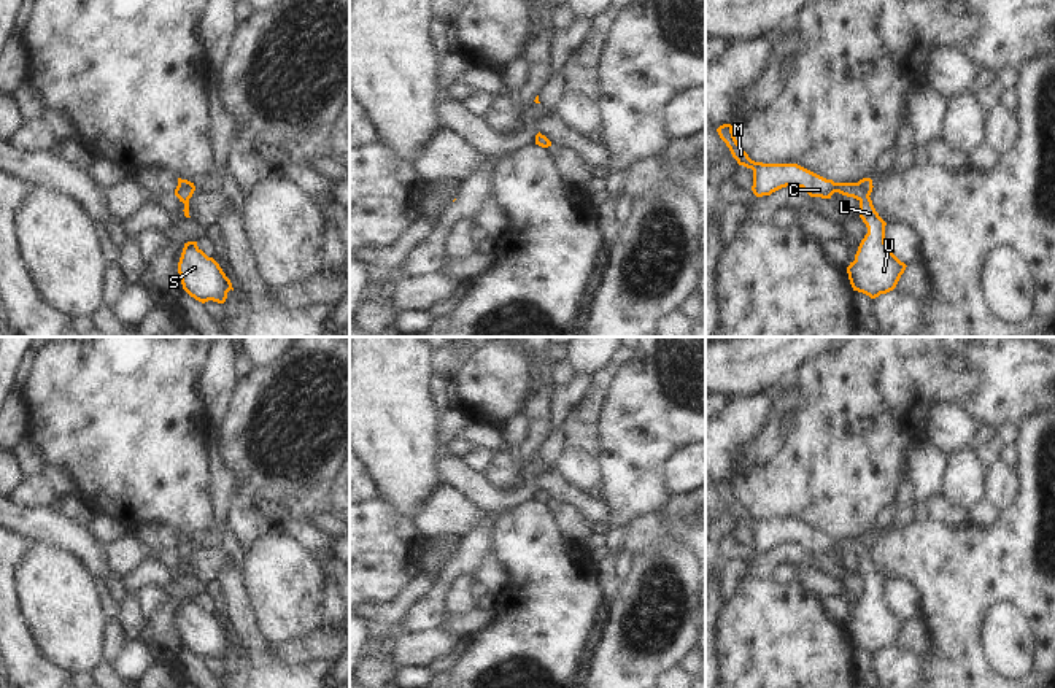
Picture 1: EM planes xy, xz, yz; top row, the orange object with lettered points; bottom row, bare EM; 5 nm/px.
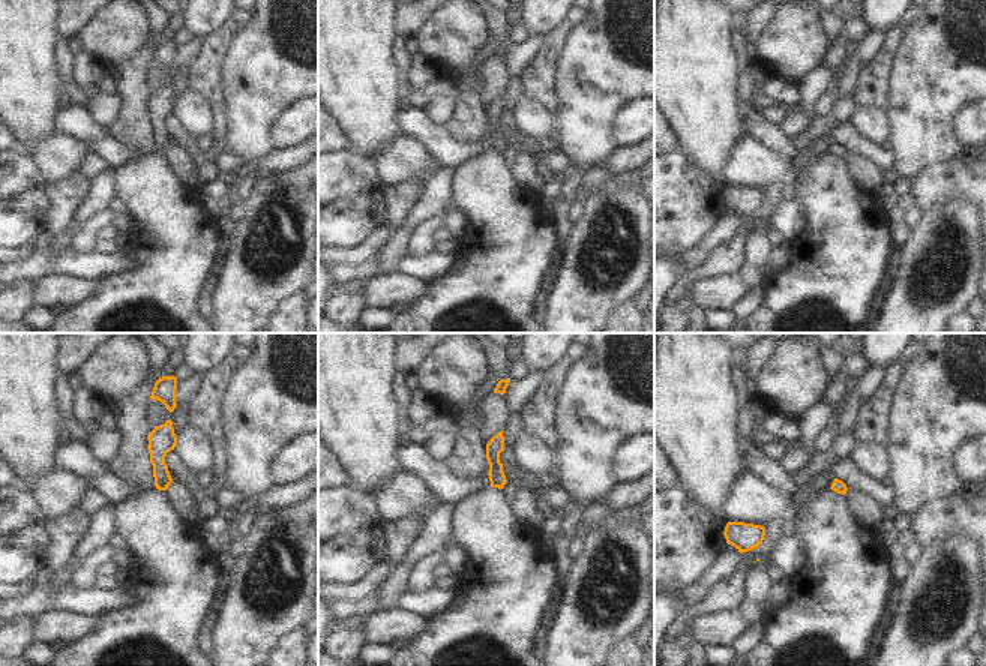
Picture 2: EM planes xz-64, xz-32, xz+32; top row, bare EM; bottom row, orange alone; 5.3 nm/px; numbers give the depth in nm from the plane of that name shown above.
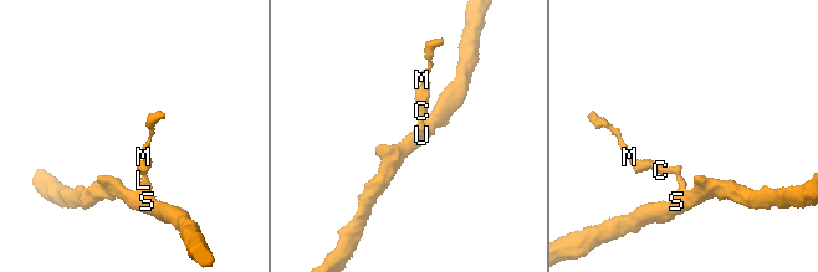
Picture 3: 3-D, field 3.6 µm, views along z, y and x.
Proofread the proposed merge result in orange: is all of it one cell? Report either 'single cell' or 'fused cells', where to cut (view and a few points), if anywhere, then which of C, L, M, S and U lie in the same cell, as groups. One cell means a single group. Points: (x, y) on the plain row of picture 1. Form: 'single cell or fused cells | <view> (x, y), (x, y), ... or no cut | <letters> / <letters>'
single cell | no cut | C L M S U

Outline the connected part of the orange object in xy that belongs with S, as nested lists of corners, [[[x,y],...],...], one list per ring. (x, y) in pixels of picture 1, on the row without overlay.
[[[197,597],[184,599],[178,629],[183,645],[202,659],[208,656],[224,659],[227,648],[234,647],[230,636],[219,620],[213,613],[208,613],[197,602]]]

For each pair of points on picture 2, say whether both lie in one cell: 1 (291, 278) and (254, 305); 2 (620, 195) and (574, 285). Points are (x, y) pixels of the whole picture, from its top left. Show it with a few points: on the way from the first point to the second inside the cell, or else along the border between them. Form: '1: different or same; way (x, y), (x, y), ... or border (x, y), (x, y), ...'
1: same; way (282, 279), (263, 296)
2: same; way (598, 209), (589, 221), (575, 260)

